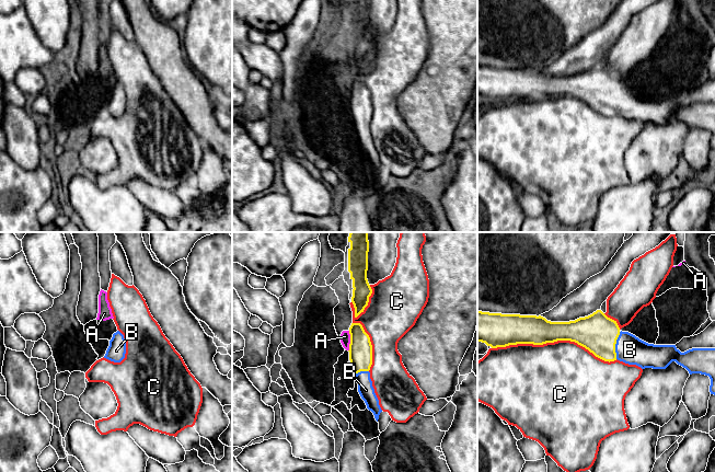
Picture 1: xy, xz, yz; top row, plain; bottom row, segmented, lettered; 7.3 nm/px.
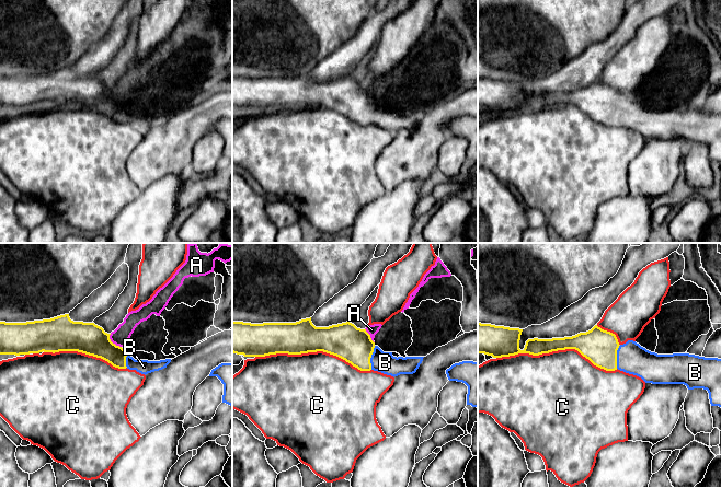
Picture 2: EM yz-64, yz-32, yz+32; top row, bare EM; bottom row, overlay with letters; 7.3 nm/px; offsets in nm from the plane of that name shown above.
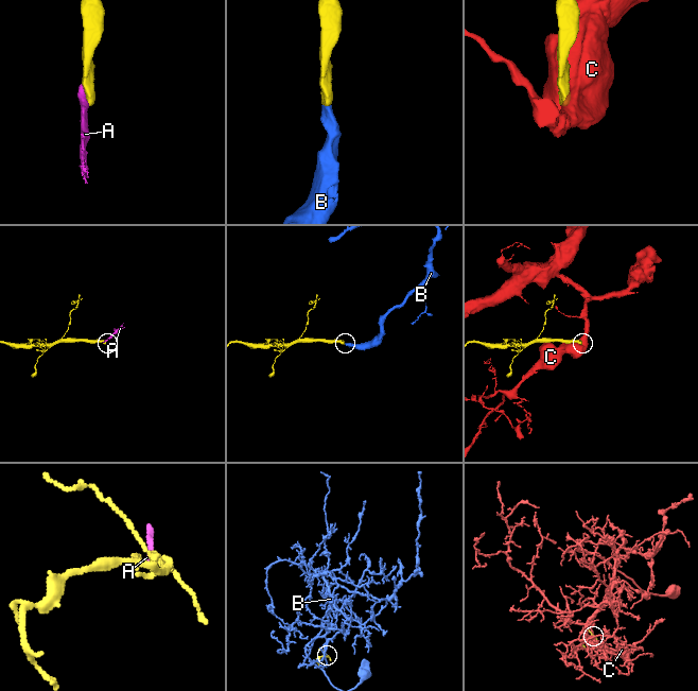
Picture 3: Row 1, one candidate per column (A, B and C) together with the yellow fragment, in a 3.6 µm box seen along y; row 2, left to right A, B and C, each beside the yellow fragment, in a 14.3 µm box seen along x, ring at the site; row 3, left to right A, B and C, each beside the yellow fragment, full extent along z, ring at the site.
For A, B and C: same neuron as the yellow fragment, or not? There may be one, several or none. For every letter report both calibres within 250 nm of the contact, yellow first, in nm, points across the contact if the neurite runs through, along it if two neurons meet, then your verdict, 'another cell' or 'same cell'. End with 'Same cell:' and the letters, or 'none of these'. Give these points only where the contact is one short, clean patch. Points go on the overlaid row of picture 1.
A: 180/80 nm | along xz (349, 331), (348, 350) | another cell
B: 280/200 nm | across yz (597, 333), (609, 344), (614, 345), (622, 345), (630, 349) | same cell
C: 220/480 nm | another cell
Same cell: B

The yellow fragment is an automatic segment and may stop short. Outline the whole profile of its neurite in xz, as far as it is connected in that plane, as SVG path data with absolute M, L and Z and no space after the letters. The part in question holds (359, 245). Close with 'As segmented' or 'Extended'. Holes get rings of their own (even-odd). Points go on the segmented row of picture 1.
M350 232L348 237L348 272L353 280L351 302L357 318L368 306L372 289L367 279L369 241L368 232Z. As segmented

